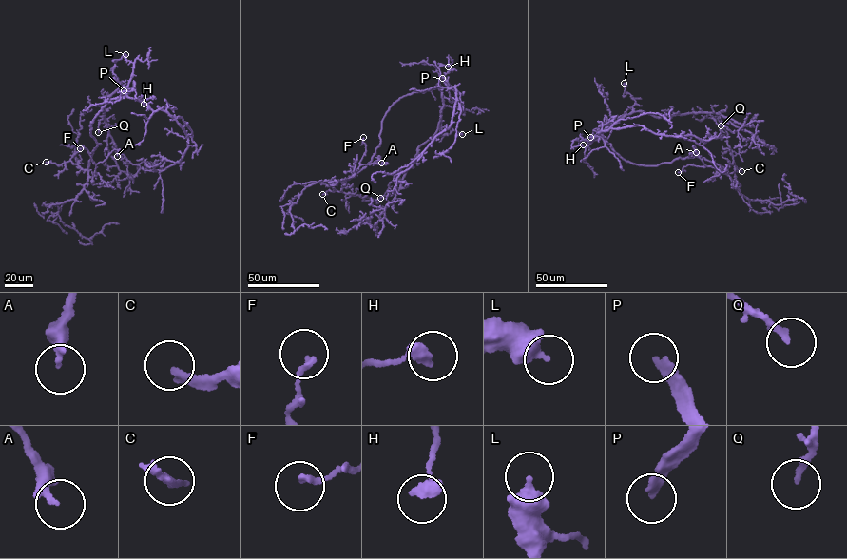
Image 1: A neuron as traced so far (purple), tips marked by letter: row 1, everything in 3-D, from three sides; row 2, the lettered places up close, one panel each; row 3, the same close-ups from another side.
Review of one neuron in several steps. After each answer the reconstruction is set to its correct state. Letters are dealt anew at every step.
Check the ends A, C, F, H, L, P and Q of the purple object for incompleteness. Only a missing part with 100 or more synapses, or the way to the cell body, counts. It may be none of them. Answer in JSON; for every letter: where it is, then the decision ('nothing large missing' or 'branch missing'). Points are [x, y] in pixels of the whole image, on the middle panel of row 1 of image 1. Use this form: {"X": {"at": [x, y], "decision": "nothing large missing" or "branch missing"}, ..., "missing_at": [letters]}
{"A": {"at": [381, 163], "decision": "nothing large missing"}, "C": {"at": [322, 194], "decision": "branch missing"}, "F": {"at": [363, 137], "decision": "nothing large missing"}, "H": {"at": [448, 67], "decision": "nothing large missing"}, "L": {"at": [462, 134], "decision": "nothing large missing"}, "P": {"at": [442, 78], "decision": "branch missing"}, "Q": {"at": [380, 198], "decision": "nothing large missing"}, "missing_at": ["C", "P"]}

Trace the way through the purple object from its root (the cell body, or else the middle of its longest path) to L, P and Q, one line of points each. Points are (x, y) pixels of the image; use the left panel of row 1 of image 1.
L: (99, 111), (110, 100), (128, 93), (112, 72), (115, 62), (125, 54)
P: (99, 111), (110, 100), (124, 95), (134, 87), (134, 82), (135, 90), (124, 90)
Q: (99, 111), (110, 100), (126, 94), (128, 89), (120, 86), (101, 104), (104, 113), (98, 132)

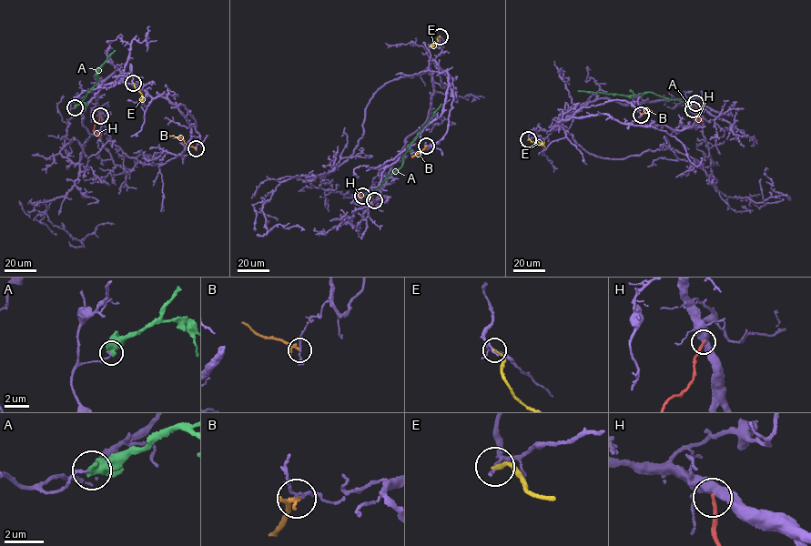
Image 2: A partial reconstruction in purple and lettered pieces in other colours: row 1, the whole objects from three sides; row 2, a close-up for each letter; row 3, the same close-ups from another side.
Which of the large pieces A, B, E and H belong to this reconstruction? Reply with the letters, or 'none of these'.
none of these

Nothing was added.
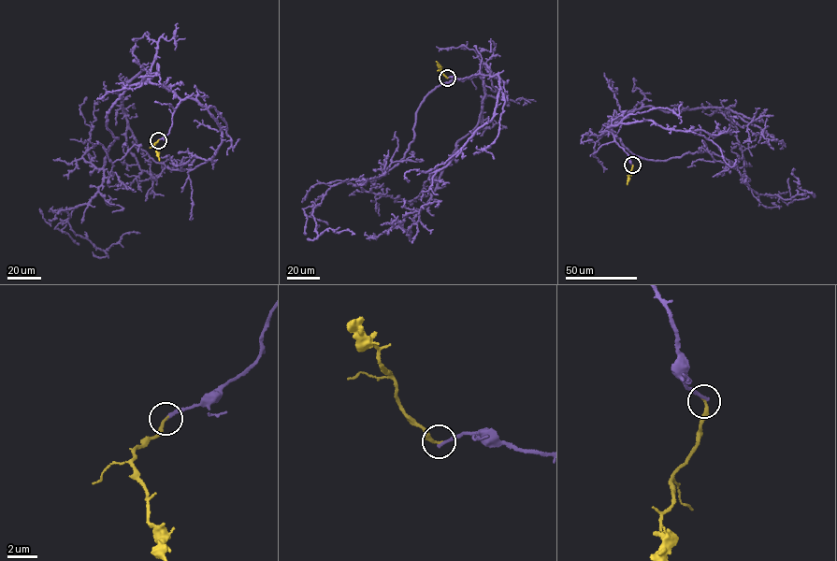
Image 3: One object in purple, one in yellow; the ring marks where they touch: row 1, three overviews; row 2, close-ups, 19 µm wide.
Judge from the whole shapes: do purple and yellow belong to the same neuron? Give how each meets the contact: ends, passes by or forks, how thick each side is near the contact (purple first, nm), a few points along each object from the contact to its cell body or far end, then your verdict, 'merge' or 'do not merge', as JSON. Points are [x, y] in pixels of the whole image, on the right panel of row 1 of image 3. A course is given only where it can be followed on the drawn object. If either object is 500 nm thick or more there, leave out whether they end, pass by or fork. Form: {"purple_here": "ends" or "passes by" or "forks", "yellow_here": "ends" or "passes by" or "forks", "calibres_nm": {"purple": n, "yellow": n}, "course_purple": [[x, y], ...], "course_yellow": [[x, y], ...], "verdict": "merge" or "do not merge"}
{"purple_here": "ends", "yellow_here": "ends", "calibres_nm": {"purple": 240, "yellow": 240}, "course_purple": [[632, 165], [612, 132], [602, 133], [646, 159], [713, 152], [759, 194], [807, 193], [793, 168]], "course_yellow": [[632, 165], [627, 184]], "verdict": "merge"}

